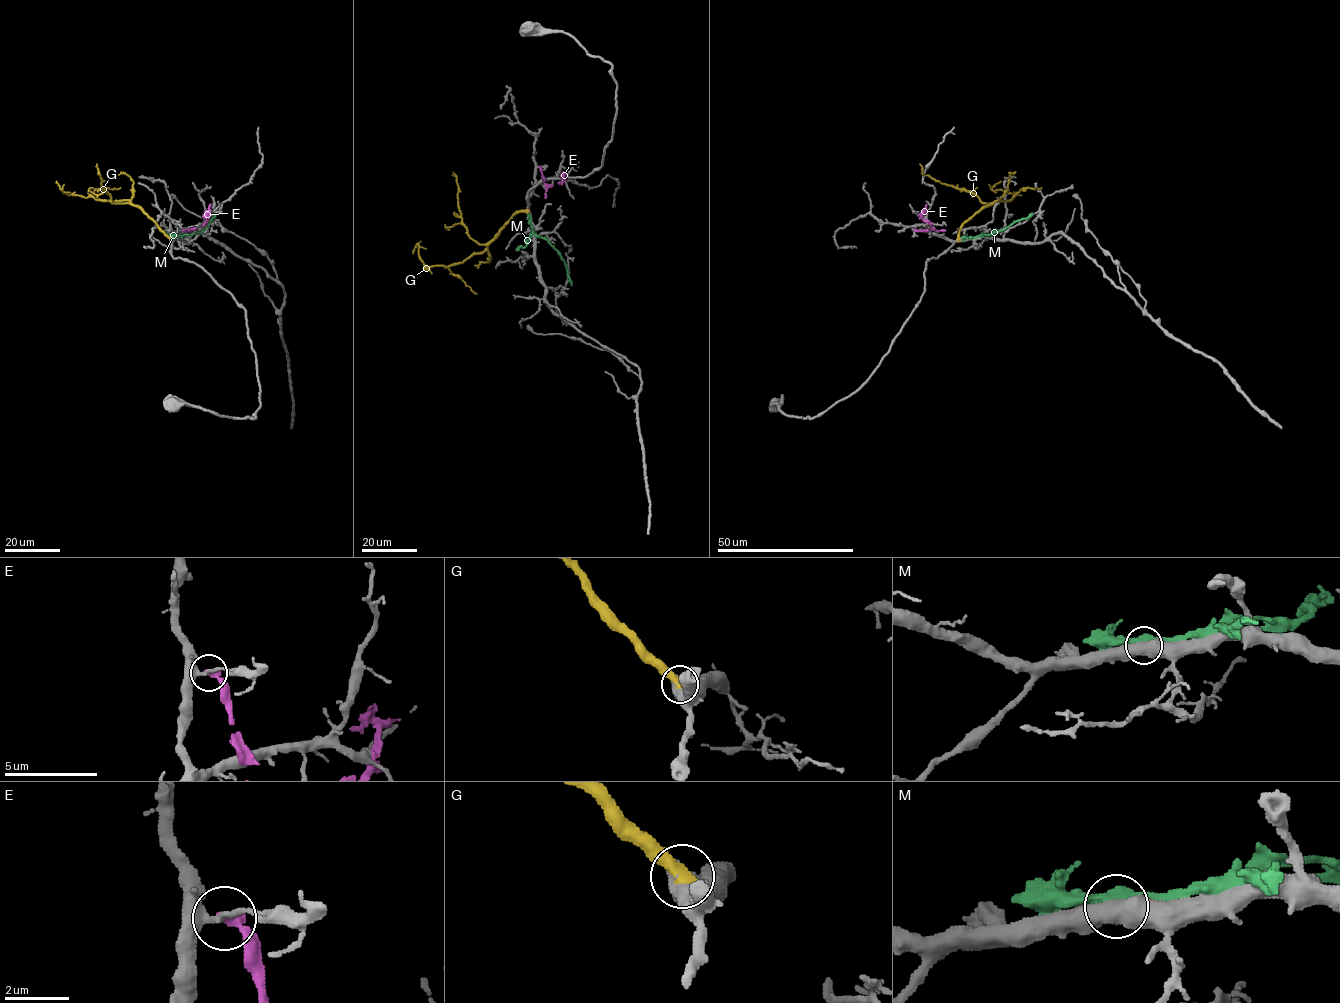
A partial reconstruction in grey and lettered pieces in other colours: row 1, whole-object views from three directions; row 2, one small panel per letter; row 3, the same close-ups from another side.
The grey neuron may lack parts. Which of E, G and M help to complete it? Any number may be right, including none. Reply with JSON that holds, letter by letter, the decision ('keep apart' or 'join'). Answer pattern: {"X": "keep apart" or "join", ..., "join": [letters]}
{"E": "keep apart", "G": "join", "M": "keep apart", "join": ["G"]}

